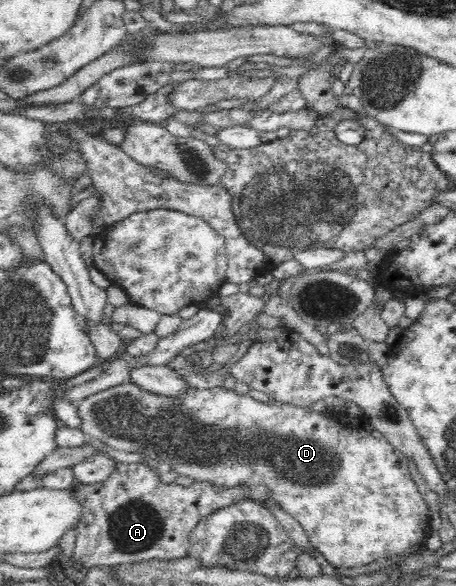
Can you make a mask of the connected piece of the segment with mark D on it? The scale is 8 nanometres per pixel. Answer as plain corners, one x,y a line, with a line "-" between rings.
132,382
117,385
86,397
76,405
76,408
82,421
80,429
92,441
98,438
120,451
127,451
128,453
138,451
144,455
146,462
152,464
167,462
172,471
176,471
178,475
184,475
184,477
192,477
194,481
209,481
216,487
243,485
249,491
247,495
250,496
251,501
263,504
264,502
272,502
272,504
280,506
284,512
293,515
298,520
313,547
320,551
326,560
336,568
370,565
370,563
386,559
386,557
404,555
414,545
418,545
418,541
426,538
431,531
430,521
428,521
429,509
408,470
407,455
398,451
384,434
376,430
366,415
350,417
348,413
316,412
310,406
300,407
280,403
276,400
268,404
252,398
249,394
239,395
235,390
222,387
212,389
188,388
184,393
177,396
160,396
160,394
150,393

